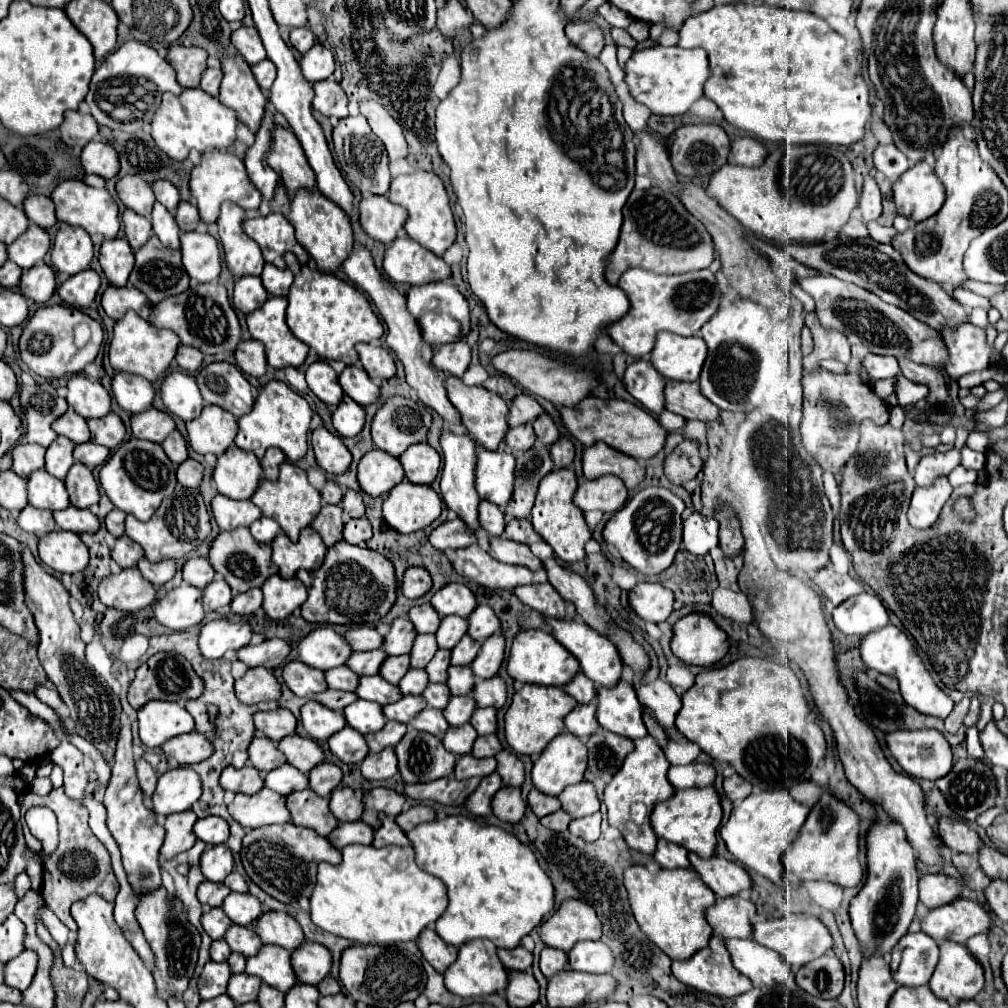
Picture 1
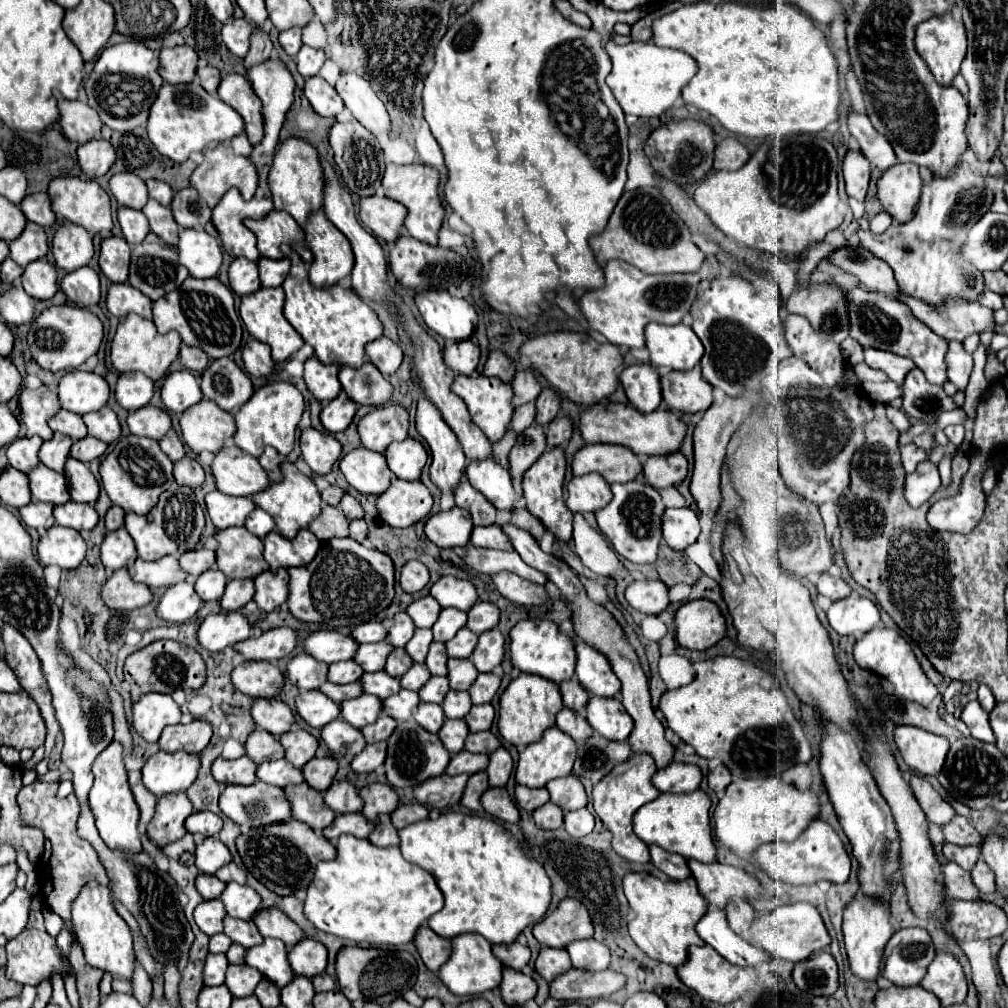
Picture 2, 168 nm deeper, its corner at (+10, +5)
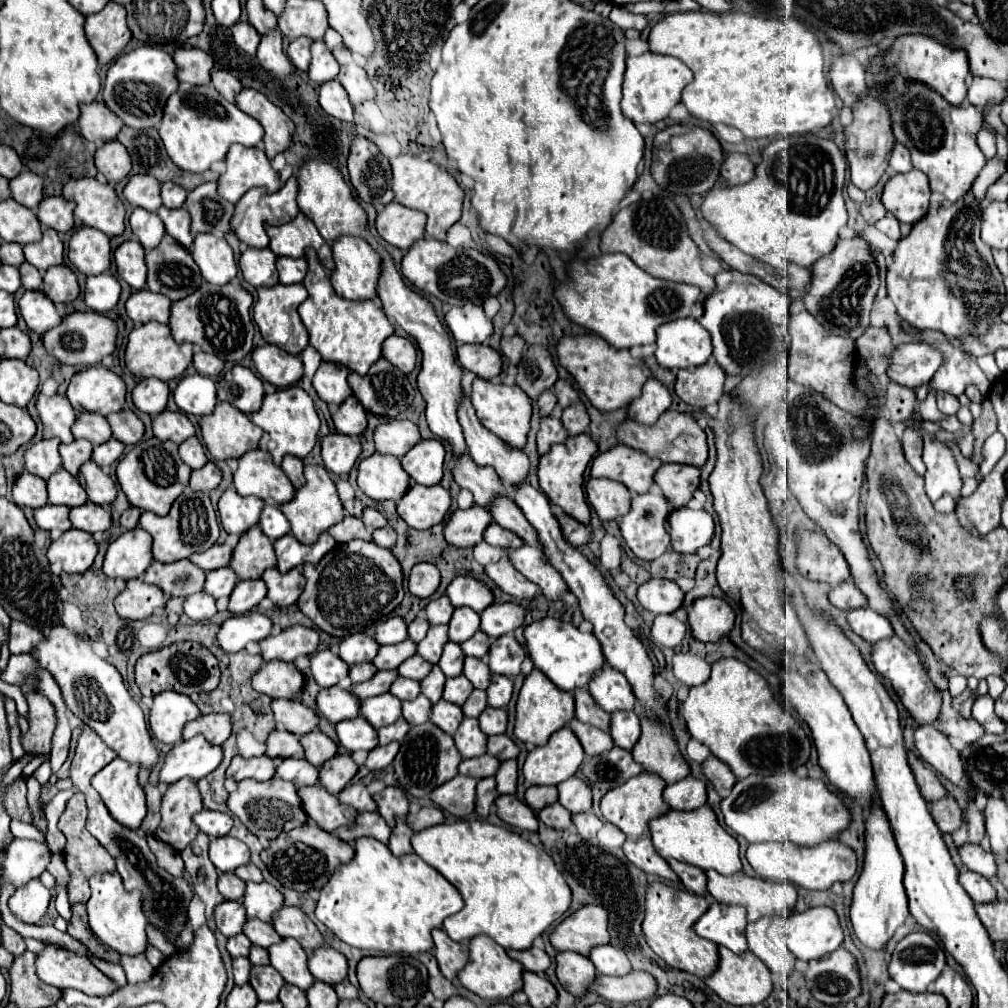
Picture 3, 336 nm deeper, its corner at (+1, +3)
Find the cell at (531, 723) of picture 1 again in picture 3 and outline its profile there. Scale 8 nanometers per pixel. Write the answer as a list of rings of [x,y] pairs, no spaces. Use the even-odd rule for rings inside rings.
[[[533,669],[519,691],[517,697],[517,721],[515,721],[515,737],[519,737],[525,743],[533,745],[545,745],[551,733],[565,727],[575,717],[575,701],[573,693],[561,691],[555,687],[539,669]]]

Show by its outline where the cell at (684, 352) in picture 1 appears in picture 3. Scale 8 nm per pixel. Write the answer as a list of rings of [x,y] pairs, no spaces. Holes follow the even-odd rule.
[[[693,317],[675,319],[657,327],[655,357],[661,367],[697,367],[707,363],[711,351],[711,335]]]

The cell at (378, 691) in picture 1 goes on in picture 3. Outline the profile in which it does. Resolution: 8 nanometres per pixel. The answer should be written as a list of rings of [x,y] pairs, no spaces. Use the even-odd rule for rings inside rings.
[[[399,677],[399,679],[391,685],[389,691],[391,691],[395,697],[399,697],[401,701],[407,701],[407,699],[415,699],[415,697],[421,693],[421,687],[419,687],[419,681]]]

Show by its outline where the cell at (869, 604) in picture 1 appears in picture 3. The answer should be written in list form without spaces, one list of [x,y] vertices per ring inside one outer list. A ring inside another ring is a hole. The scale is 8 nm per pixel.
[[[859,607],[847,613],[847,621],[851,629],[869,643],[877,643],[893,635],[893,627],[889,619],[875,613],[871,607]]]

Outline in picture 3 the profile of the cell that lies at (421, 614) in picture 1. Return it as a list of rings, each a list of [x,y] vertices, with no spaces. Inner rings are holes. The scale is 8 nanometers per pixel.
[[[441,595],[439,599],[431,601],[431,603],[425,607],[425,615],[427,615],[427,619],[429,619],[431,625],[449,623],[453,611],[455,611],[455,607],[451,605],[451,601],[449,601],[447,595]]]

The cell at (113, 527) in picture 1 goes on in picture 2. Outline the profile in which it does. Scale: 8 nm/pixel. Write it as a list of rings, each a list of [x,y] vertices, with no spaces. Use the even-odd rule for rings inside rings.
[[[112,505],[112,507],[106,511],[104,523],[106,523],[106,529],[108,529],[108,531],[116,531],[118,527],[122,527],[122,525],[124,525],[124,509]]]

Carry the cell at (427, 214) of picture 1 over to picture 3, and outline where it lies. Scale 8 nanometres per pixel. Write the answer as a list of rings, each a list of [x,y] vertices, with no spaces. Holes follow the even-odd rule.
[[[403,153],[403,155],[389,159],[389,163],[391,163],[391,171],[393,171],[391,187],[395,193],[395,201],[409,209],[423,211],[427,215],[427,235],[433,239],[445,241],[447,229],[453,223],[457,223],[461,217],[463,189],[457,185],[457,181],[447,171],[443,171],[433,161],[423,161],[419,157]]]

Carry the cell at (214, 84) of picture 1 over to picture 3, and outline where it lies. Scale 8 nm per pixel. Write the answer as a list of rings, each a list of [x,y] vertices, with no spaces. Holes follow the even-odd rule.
[[[213,71],[211,73],[211,83],[229,101],[235,101],[237,93],[243,89],[241,81],[235,75],[231,75],[229,71]]]

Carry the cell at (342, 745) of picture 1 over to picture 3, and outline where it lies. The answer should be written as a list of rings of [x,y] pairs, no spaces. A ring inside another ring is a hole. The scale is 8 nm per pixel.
[[[357,717],[357,719],[347,719],[335,725],[337,727],[337,735],[339,735],[339,743],[347,749],[347,751],[371,751],[375,749],[377,743],[377,729],[367,723],[365,717]]]

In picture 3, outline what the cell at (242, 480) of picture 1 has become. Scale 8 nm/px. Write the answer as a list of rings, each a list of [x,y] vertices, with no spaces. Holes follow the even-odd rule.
[[[253,449],[239,459],[239,469],[235,471],[235,489],[239,495],[255,495],[261,499],[273,499],[283,505],[295,497],[295,489],[289,483],[281,467],[277,467],[269,453]]]

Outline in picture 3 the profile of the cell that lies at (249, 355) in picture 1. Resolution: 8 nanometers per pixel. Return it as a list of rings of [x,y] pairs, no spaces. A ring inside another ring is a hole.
[[[263,345],[253,351],[253,363],[259,375],[275,385],[275,387],[289,387],[295,385],[303,377],[303,361],[301,353],[291,355],[275,345]]]

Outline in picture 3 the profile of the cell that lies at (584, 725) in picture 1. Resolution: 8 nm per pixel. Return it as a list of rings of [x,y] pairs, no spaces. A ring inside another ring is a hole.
[[[577,719],[571,721],[569,725],[573,729],[573,733],[579,737],[583,749],[585,749],[585,755],[587,757],[593,757],[593,755],[601,755],[605,751],[611,751],[613,749],[613,739],[609,733],[593,727],[593,725],[585,725],[585,723],[579,723]]]

